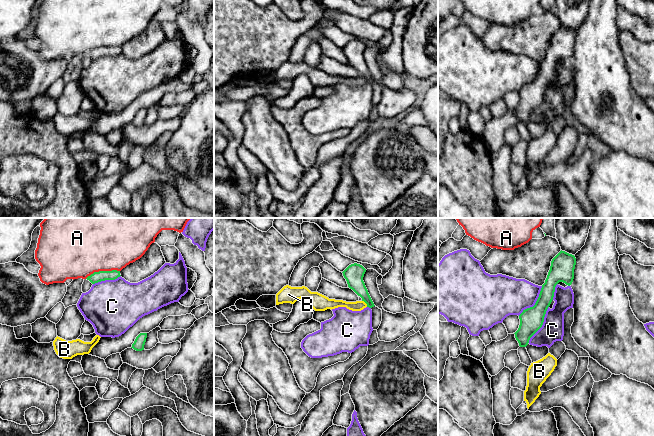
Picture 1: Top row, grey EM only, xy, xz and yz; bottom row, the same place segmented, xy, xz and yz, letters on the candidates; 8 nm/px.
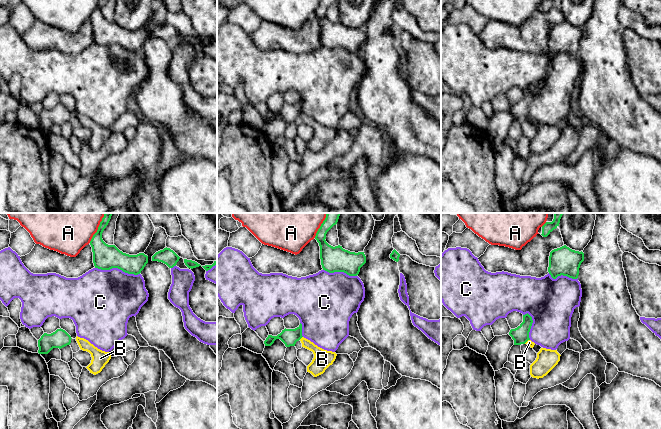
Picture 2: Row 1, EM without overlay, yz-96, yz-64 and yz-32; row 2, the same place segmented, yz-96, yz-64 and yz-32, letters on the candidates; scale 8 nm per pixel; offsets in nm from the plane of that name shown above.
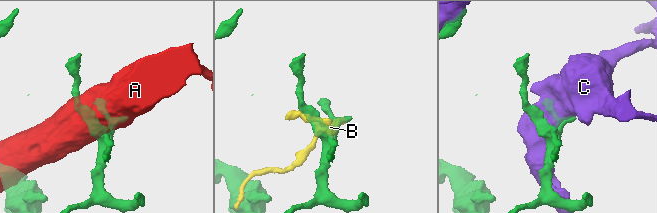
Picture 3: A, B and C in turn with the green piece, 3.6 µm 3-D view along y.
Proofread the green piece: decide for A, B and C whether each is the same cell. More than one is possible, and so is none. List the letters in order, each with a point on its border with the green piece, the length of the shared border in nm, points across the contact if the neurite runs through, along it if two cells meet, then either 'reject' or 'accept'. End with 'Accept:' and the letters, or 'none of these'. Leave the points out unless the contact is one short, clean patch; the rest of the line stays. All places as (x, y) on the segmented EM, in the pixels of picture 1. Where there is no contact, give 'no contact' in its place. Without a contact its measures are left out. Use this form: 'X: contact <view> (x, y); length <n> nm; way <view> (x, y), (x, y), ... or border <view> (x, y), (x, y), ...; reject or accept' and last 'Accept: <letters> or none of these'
A: contact xy (102, 271); length 280 nm; reject
B: contact xz (365, 302); length 70 nm; border xz (362, 300), (367, 306); reject
C: contact yz (542, 324); length 340 nm; reject
Accept: none of these

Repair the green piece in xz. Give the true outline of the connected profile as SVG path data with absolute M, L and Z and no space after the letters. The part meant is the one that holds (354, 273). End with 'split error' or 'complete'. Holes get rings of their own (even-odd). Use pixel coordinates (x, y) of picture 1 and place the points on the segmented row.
M357 263L349 265L342 273L347 281L348 287L352 289L367 304L367 307L374 307L374 303L368 293L363 281L366 269Z; complete

